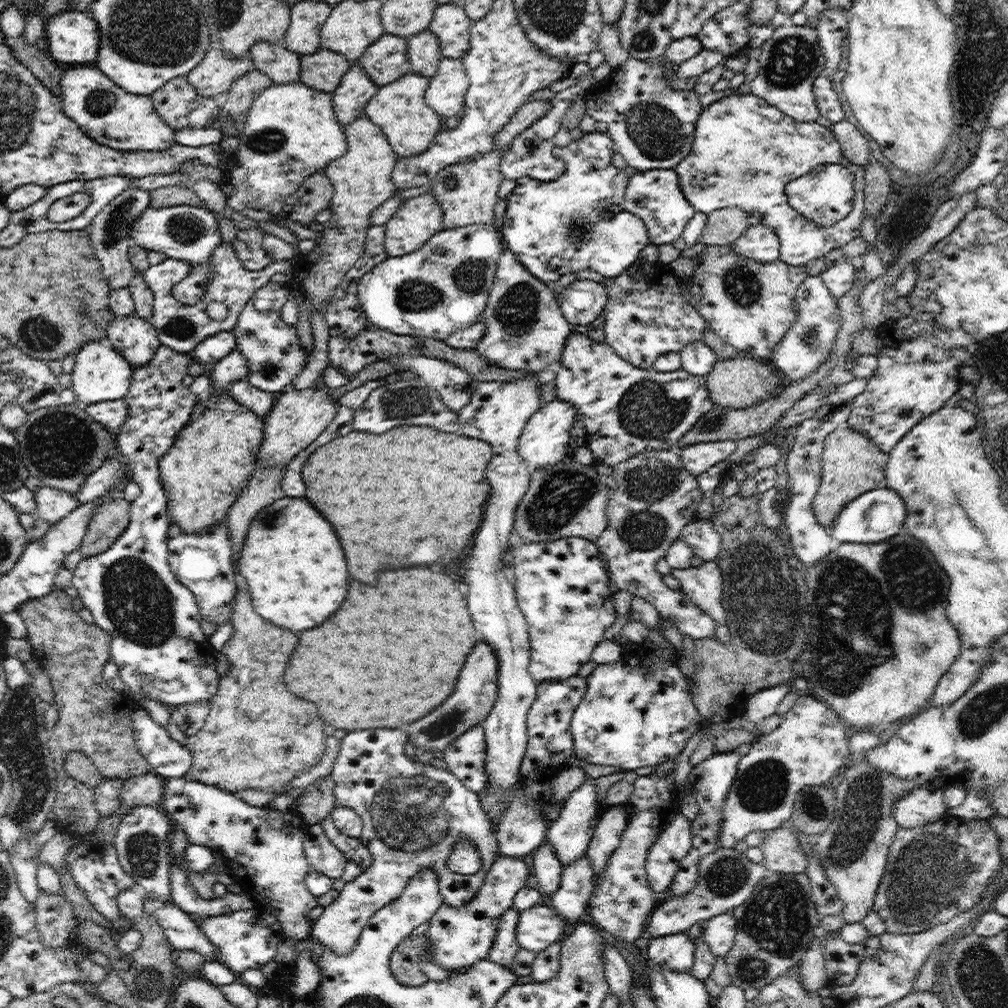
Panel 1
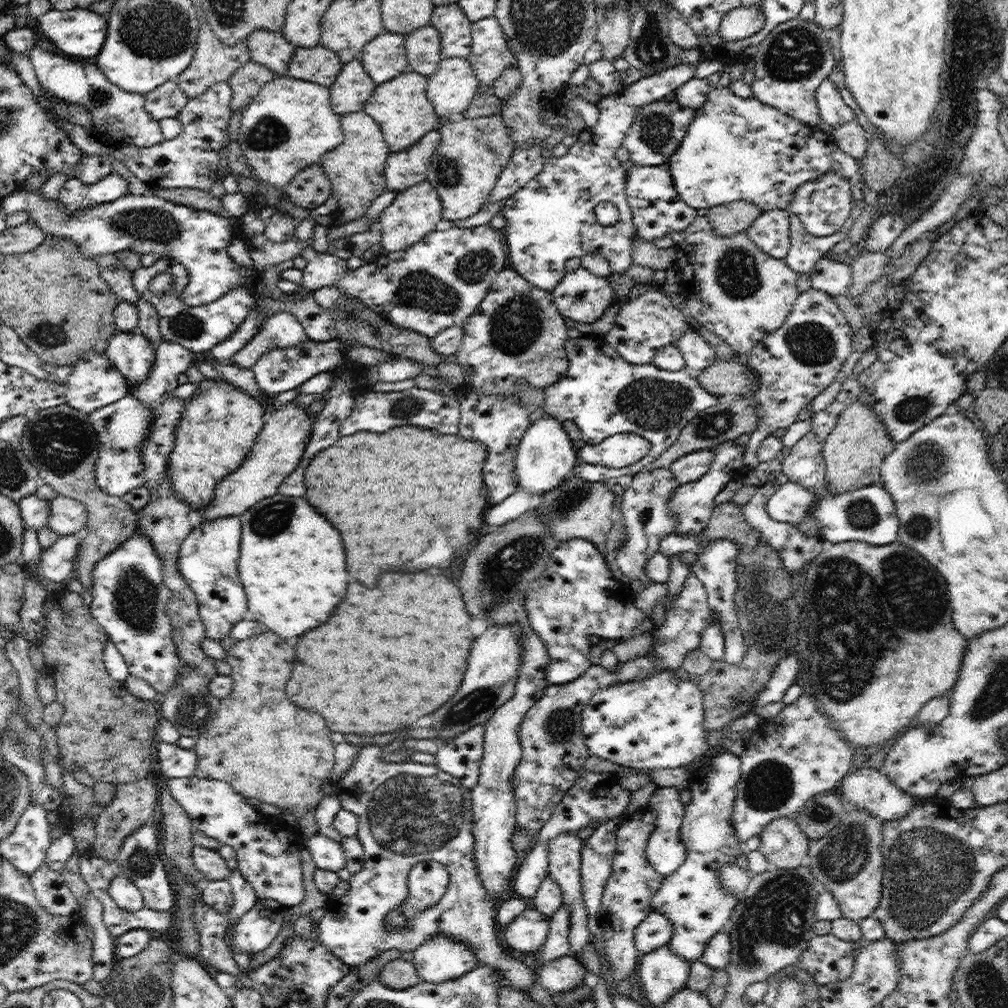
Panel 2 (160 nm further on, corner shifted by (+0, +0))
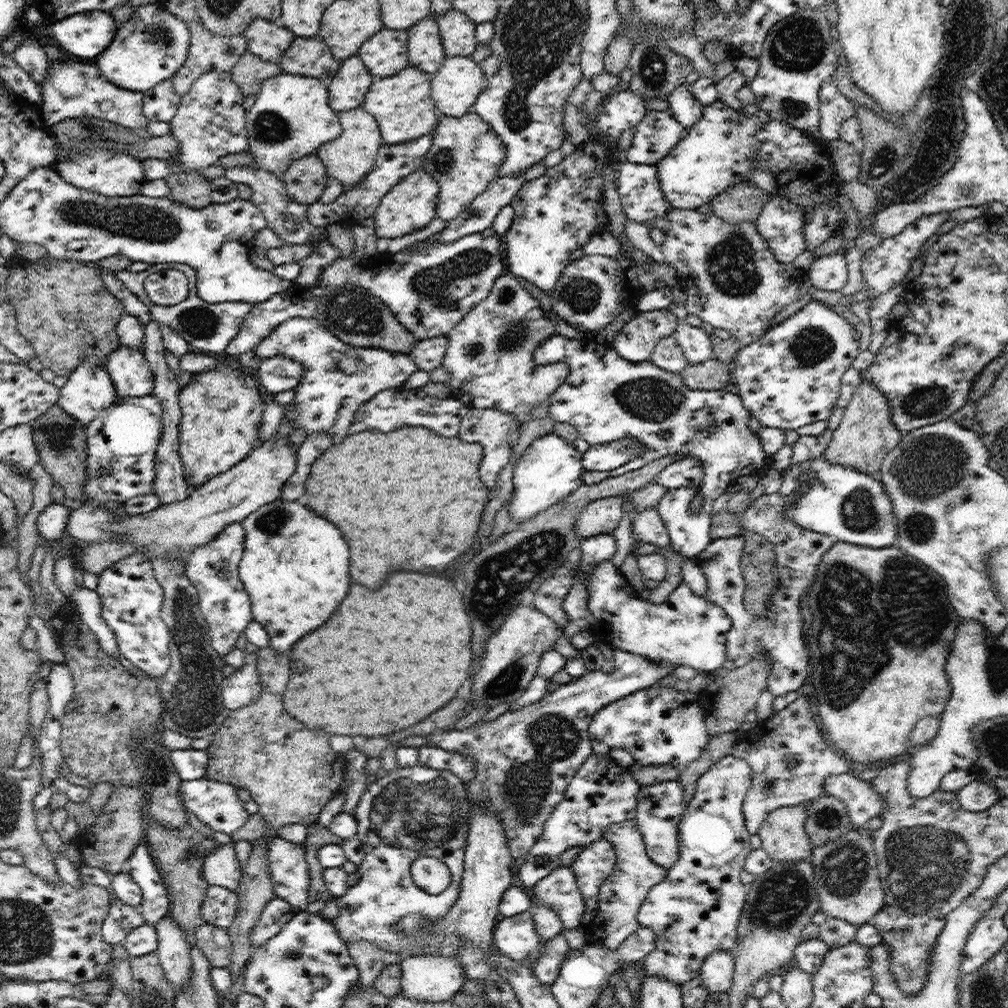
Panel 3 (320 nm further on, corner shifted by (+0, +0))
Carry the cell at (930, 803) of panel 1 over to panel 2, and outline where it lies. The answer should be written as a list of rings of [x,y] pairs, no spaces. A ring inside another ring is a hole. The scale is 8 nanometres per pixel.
[[[877,765],[860,768],[854,773],[850,772],[842,779],[840,797],[844,798],[846,805],[869,812],[869,814],[884,822],[904,818],[904,815],[914,808],[916,800],[926,800],[908,795],[892,783],[886,775],[878,770]]]

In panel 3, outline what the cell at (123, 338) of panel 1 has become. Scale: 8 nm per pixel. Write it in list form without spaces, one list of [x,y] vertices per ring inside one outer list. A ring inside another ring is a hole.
[[[121,344],[109,354],[105,369],[114,382],[117,396],[142,398],[153,391],[154,376],[142,349]]]

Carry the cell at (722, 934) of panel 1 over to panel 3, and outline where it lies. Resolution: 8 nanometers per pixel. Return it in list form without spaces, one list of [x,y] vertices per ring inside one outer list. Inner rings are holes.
[[[719,950],[704,959],[699,976],[710,992],[726,992],[728,994],[733,985],[735,969],[734,955],[725,950]]]

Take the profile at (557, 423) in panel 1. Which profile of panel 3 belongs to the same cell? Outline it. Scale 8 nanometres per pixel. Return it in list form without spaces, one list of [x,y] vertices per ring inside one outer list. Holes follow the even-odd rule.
[[[553,432],[535,439],[527,447],[513,472],[513,497],[508,510],[511,526],[526,523],[539,512],[554,506],[560,500],[570,496],[574,490],[583,485],[582,453],[576,451],[573,444],[556,436]]]

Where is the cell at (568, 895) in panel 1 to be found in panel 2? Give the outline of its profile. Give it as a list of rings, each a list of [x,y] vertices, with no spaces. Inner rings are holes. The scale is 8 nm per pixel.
[[[563,904],[550,919],[548,936],[542,948],[535,953],[540,964],[546,964],[555,958],[569,954],[571,946],[569,943],[569,906]]]

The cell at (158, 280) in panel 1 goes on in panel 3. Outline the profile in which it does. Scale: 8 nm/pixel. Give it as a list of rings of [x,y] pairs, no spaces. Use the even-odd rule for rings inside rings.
[[[158,263],[151,265],[142,273],[132,273],[128,270],[116,271],[116,277],[128,287],[138,298],[141,298],[143,304],[148,308],[151,319],[156,323],[167,324],[172,330],[175,330],[190,345],[189,352],[222,352],[228,343],[238,334],[241,324],[248,317],[252,304],[249,302],[226,301],[217,304],[210,304],[197,295],[197,286],[195,283],[195,271],[183,263]],[[174,268],[180,270],[188,278],[189,295],[186,300],[179,302],[175,306],[161,306],[153,304],[147,292],[143,289],[143,283],[146,278],[154,272],[160,270],[169,270]]]

